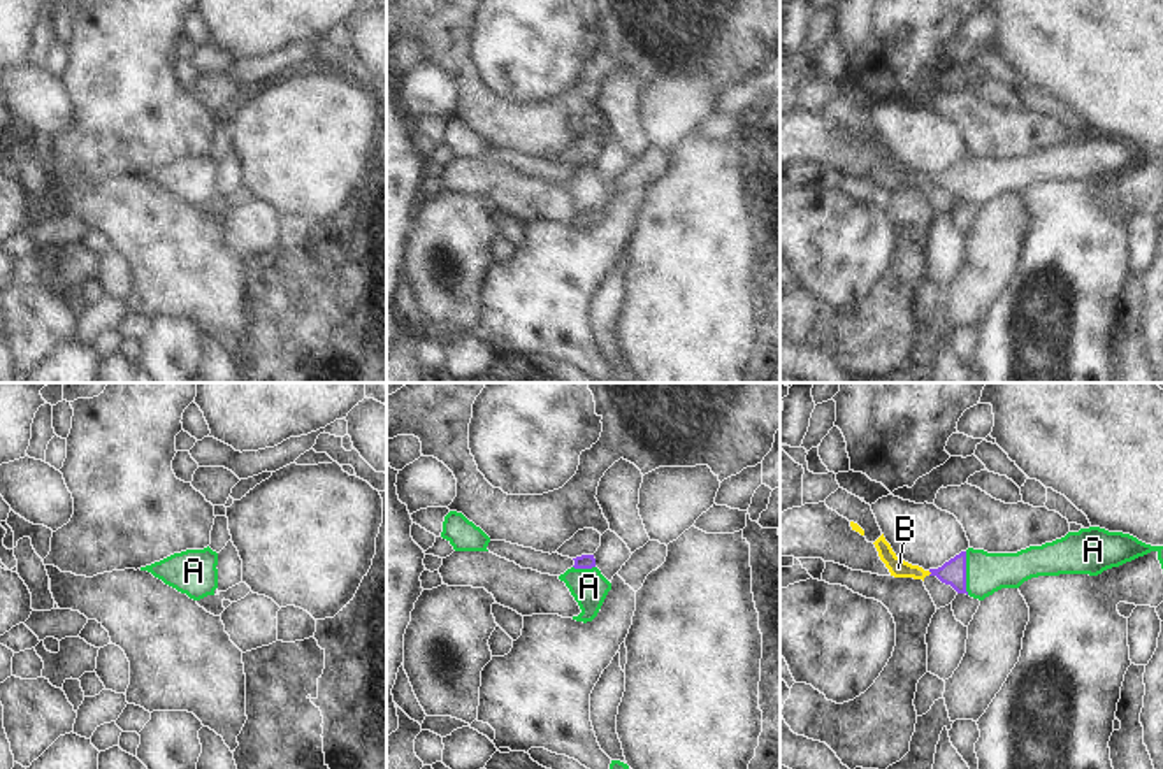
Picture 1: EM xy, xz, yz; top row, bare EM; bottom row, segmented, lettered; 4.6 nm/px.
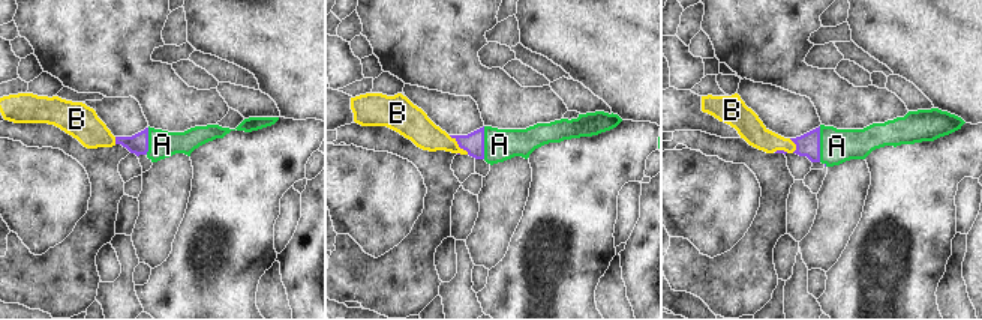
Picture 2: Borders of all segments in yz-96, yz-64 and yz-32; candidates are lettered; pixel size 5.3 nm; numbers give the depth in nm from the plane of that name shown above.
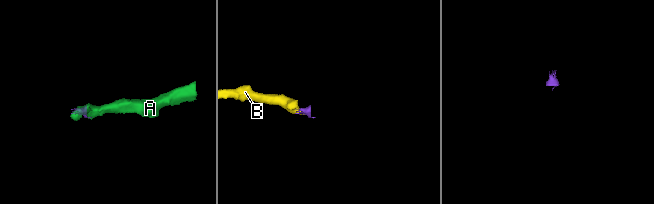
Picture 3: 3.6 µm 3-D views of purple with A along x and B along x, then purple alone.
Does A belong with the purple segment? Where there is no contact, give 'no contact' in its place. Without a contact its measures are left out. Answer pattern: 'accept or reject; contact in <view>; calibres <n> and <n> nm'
accept; contact in yz; calibres 120 and 190 nm

